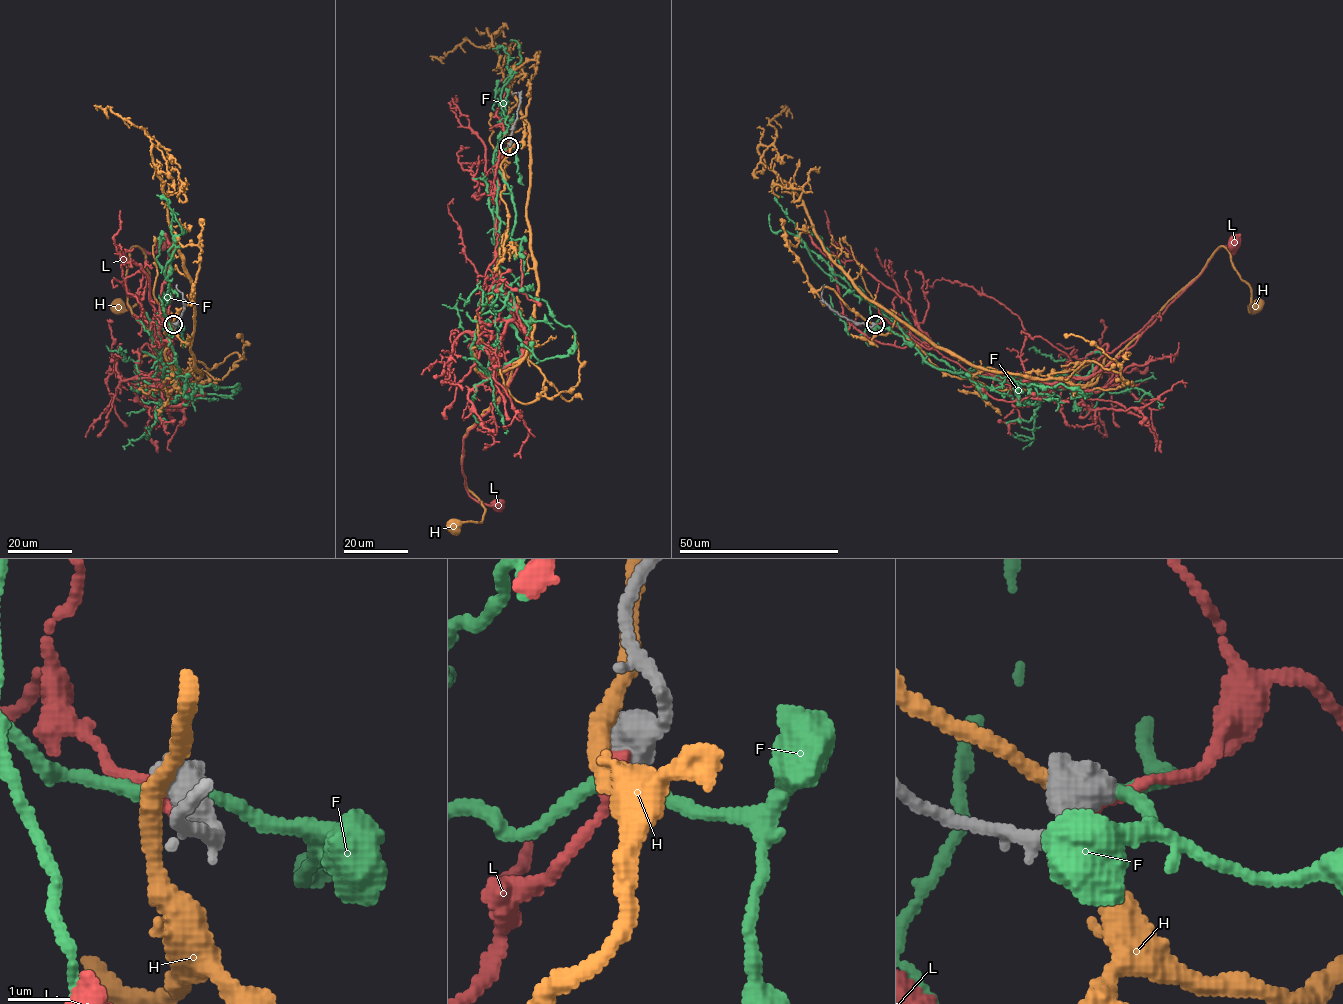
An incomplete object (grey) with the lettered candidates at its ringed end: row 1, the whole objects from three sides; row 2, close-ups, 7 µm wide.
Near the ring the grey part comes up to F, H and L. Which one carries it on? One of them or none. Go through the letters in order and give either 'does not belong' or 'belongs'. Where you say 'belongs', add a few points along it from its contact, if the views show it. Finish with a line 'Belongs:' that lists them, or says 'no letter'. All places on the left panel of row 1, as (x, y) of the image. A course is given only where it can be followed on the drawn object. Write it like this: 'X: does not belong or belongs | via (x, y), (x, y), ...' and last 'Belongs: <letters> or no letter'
F: does not belong
H: does not belong
L: does not belong
Belongs: no letter

